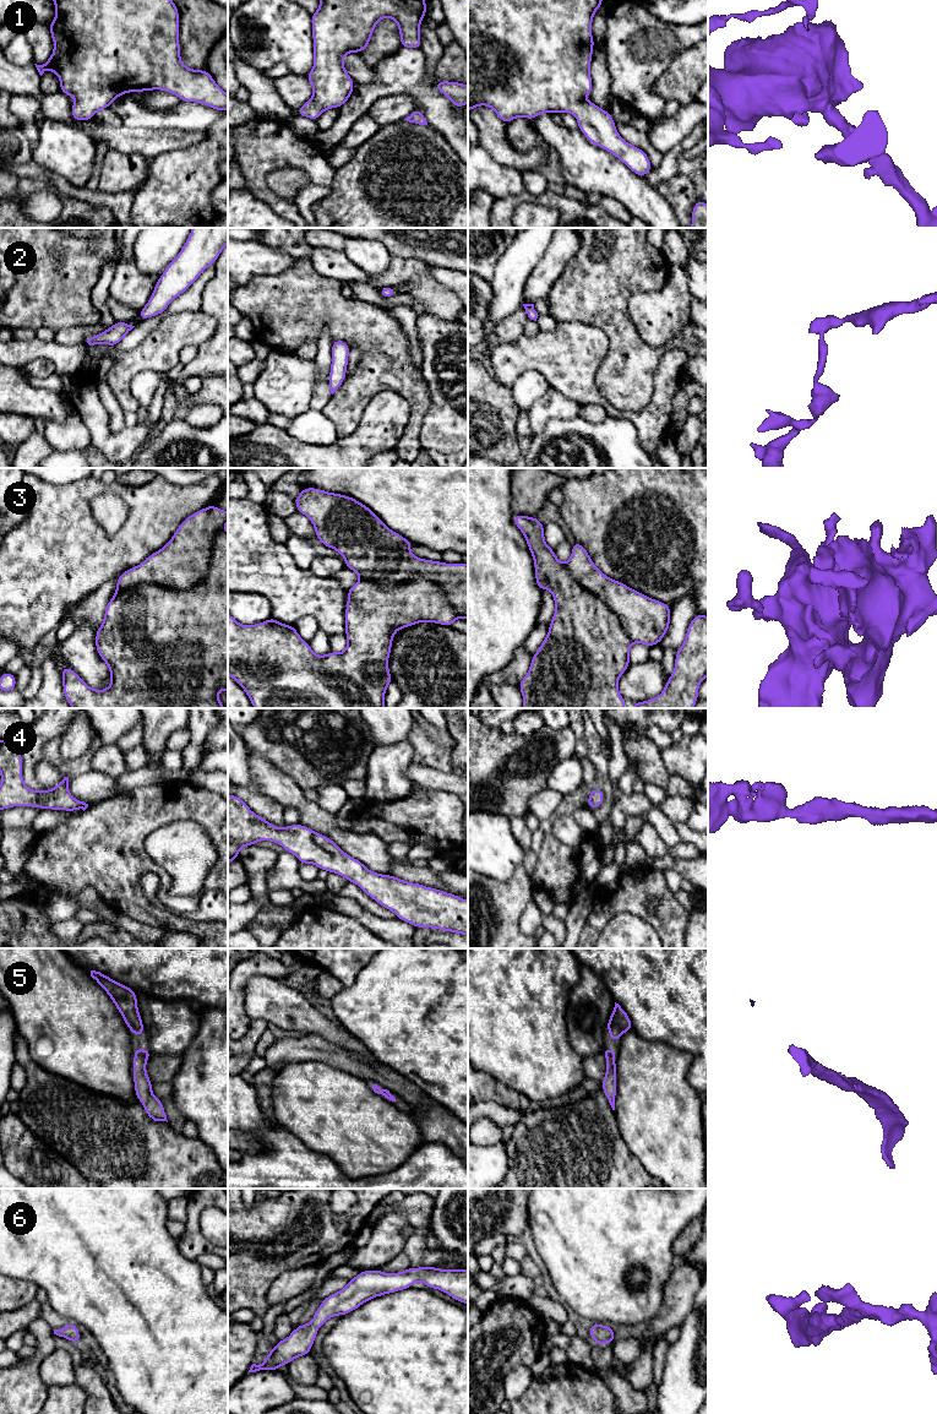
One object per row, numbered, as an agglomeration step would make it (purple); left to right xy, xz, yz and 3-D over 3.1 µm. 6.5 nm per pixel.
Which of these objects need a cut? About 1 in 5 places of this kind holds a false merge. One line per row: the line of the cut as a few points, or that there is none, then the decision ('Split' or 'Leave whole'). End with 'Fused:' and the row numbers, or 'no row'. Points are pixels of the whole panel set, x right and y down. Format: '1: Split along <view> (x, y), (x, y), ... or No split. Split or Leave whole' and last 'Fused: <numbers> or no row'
1: No split. Leave whole
2: No split. Leave whole
3: No split. Leave whole
4: No split. Leave whole
5: No split. Leave whole
6: No split. Leave whole
Fused: no row

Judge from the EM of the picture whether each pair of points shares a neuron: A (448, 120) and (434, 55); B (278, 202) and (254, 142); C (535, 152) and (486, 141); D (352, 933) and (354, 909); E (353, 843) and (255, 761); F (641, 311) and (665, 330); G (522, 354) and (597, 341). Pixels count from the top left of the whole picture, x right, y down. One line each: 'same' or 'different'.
A: different
B: same
C: same
D: different
E: same
F: same
G: same

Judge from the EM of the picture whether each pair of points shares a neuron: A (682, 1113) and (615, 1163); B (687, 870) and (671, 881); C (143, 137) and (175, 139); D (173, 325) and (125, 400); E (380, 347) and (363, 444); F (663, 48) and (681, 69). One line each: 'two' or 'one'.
A: two
B: two
C: one
D: one
E: two
F: two

